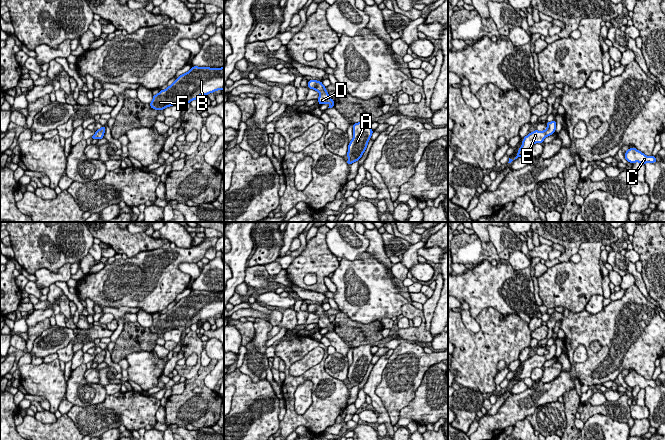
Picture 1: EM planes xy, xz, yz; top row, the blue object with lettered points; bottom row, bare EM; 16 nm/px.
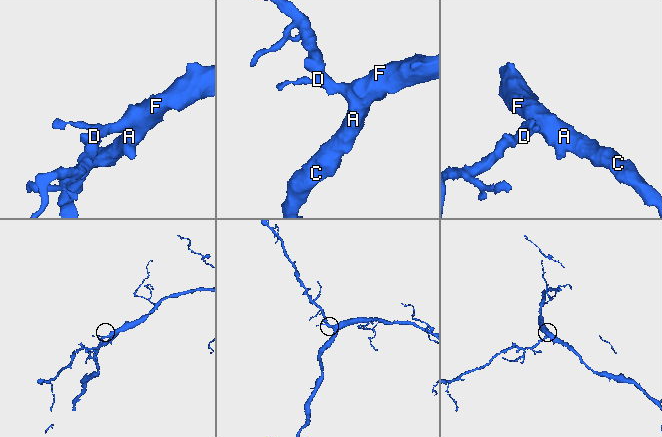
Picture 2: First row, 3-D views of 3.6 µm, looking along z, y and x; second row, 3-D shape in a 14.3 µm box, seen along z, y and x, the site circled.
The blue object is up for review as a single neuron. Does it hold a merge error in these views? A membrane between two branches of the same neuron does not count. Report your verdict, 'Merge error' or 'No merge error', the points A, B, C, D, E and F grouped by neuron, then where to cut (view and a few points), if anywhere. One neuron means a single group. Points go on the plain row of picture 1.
No merge error. Groups: A B C D E F. No split

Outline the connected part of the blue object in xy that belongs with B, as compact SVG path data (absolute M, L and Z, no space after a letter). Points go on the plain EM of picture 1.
M194 290L180 299L165 314L160 314L153 319L149 328L152 333L164 334L173 329L182 332L192 324L197 324L201 319L208 319L217 314L224 313L224 291L210 292Z

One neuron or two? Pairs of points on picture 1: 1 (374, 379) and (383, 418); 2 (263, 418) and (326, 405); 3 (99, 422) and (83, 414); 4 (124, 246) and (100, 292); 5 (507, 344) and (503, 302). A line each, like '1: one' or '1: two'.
1: one
2: two
3: one
4: two
5: two

